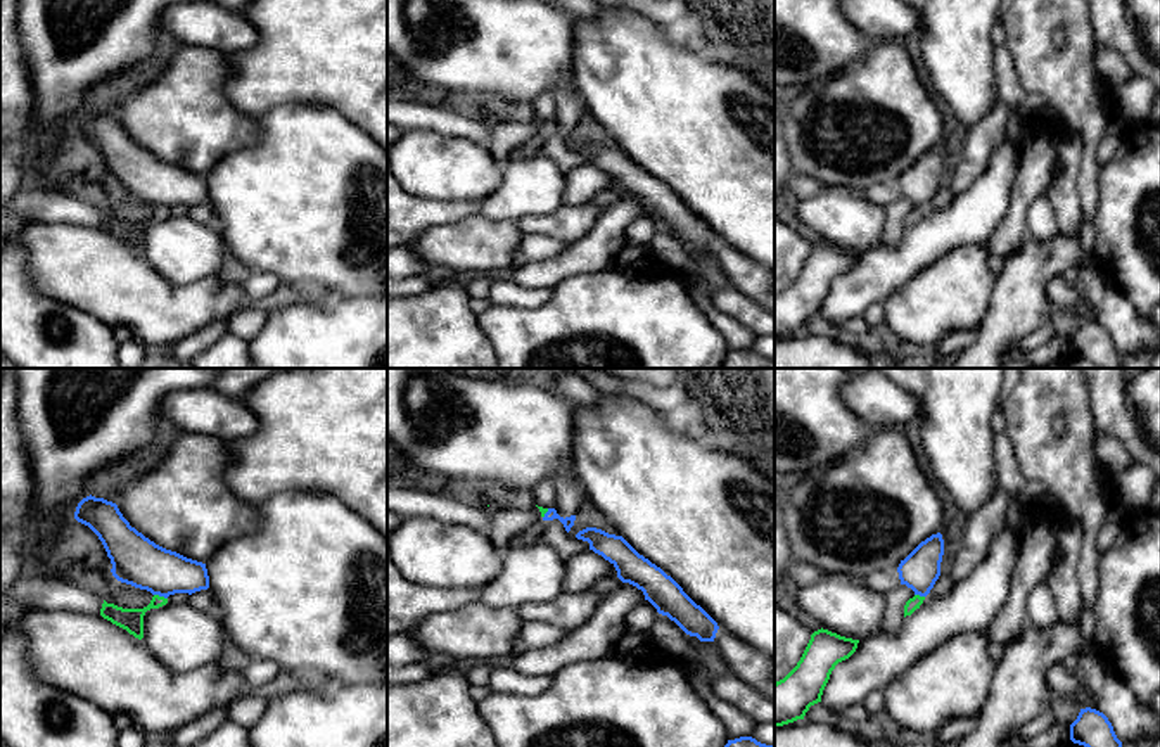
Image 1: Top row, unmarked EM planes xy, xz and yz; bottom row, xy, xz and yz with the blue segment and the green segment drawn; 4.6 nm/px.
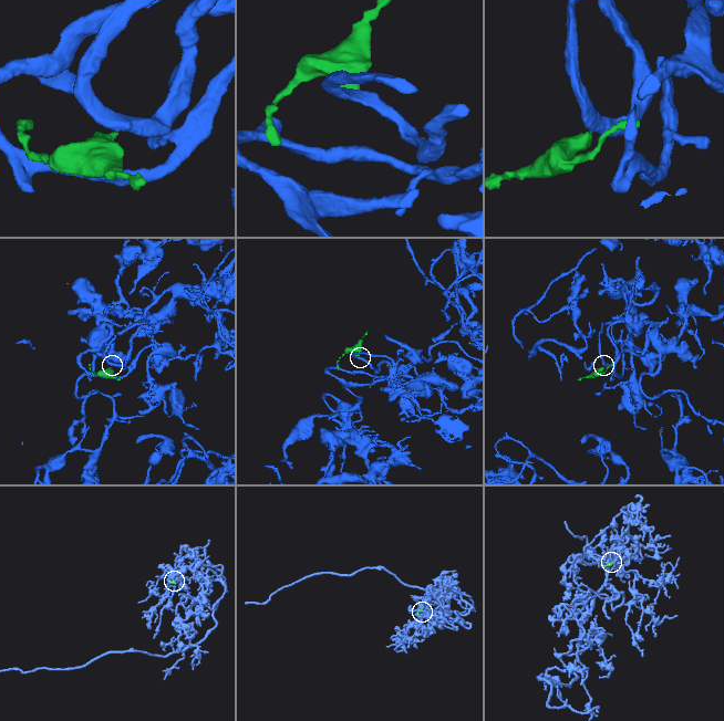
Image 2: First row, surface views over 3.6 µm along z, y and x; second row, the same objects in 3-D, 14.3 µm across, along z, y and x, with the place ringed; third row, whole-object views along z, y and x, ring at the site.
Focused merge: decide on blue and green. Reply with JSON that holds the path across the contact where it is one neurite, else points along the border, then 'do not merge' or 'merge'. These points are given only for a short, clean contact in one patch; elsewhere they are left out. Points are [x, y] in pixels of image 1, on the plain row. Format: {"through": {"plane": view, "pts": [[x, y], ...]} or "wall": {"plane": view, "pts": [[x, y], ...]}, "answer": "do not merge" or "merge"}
{"wall": {"plane": "xy", "pts": [[154, 206], [166, 211]]}, "answer": "do not merge"}

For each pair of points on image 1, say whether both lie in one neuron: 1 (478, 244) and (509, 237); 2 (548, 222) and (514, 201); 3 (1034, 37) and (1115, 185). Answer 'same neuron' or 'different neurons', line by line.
1: same neuron
2: different neurons
3: different neurons

